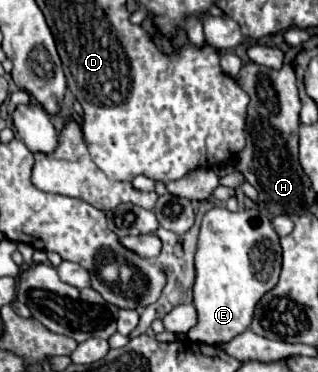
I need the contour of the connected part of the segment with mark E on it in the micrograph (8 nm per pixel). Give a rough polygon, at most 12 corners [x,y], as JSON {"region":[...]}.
{"region":[[263,210],[201,222],[187,338],[233,340],[279,280]]}

